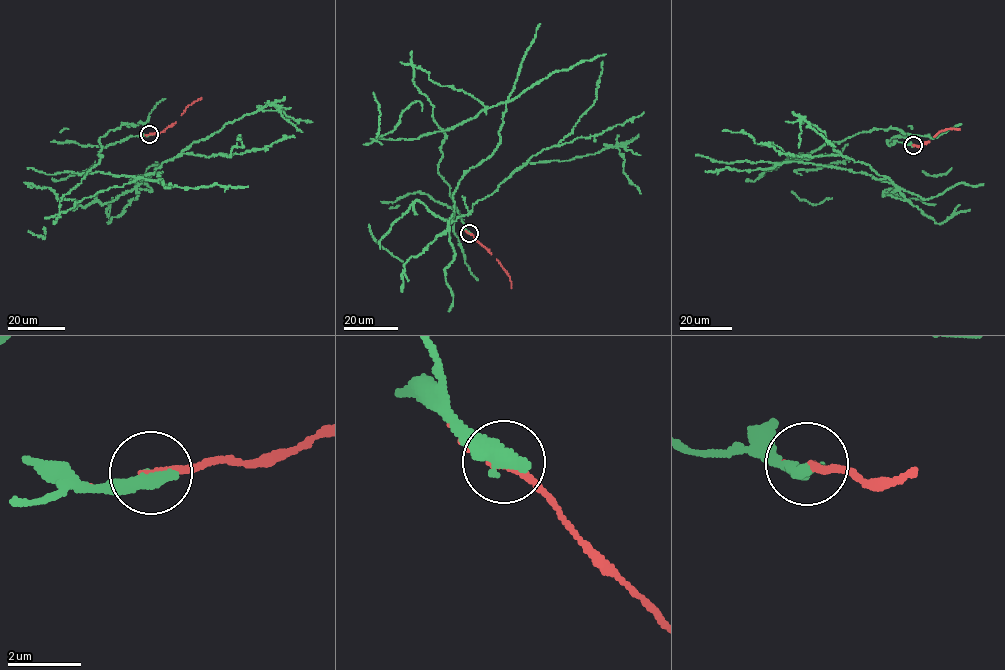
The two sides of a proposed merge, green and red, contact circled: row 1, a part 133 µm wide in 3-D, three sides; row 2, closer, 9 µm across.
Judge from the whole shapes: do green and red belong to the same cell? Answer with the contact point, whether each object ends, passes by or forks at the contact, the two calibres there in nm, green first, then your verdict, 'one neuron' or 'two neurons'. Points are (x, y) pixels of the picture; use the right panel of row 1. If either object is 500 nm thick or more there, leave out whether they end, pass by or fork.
(913, 145) | 500/200 nm | two neurons

